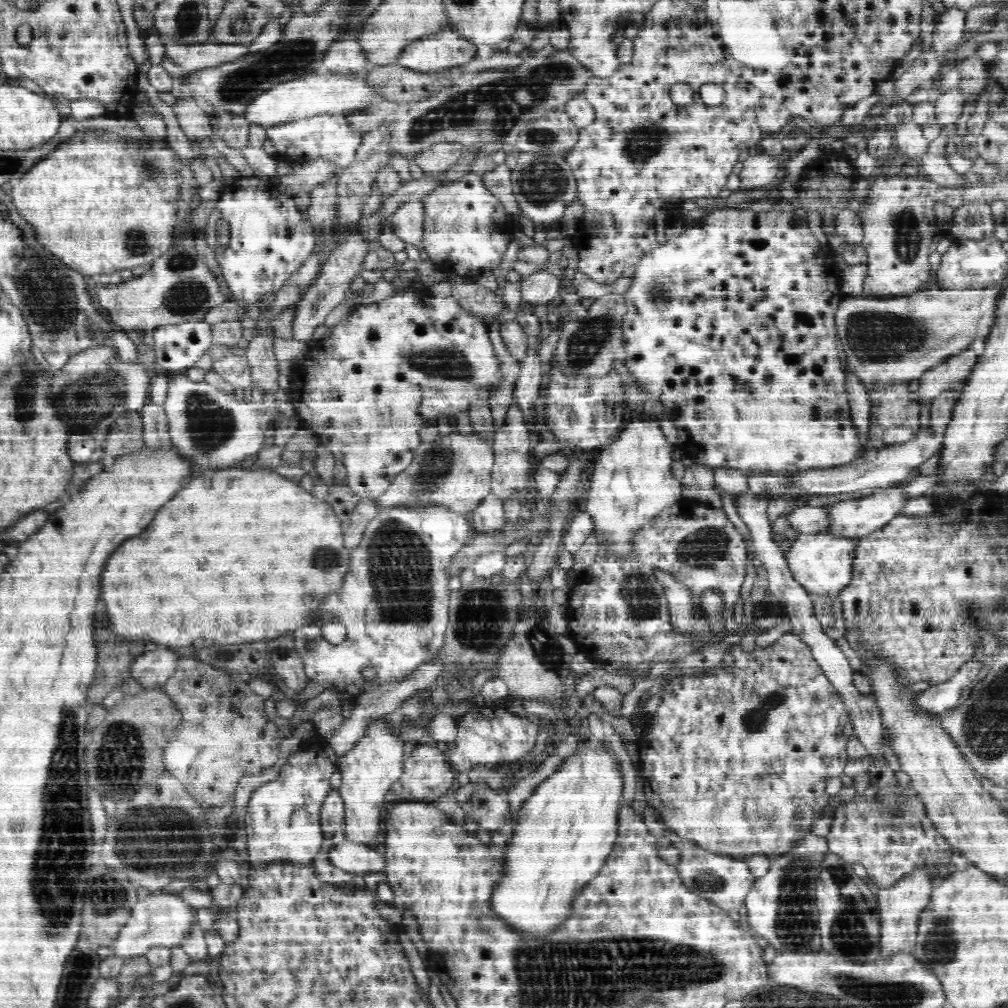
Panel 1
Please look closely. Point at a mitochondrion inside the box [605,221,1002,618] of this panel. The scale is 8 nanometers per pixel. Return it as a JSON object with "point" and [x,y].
{"point":[874,335]}

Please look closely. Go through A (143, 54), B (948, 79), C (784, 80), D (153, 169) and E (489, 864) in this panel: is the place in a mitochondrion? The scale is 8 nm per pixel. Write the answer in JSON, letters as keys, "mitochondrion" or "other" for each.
{"A":"other","B":"other","C":"other","D":"mitochondrion","E":"mitochondrion"}

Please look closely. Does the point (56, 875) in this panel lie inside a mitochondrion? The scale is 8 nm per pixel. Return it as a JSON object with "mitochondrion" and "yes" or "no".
{"mitochondrion":"yes"}

